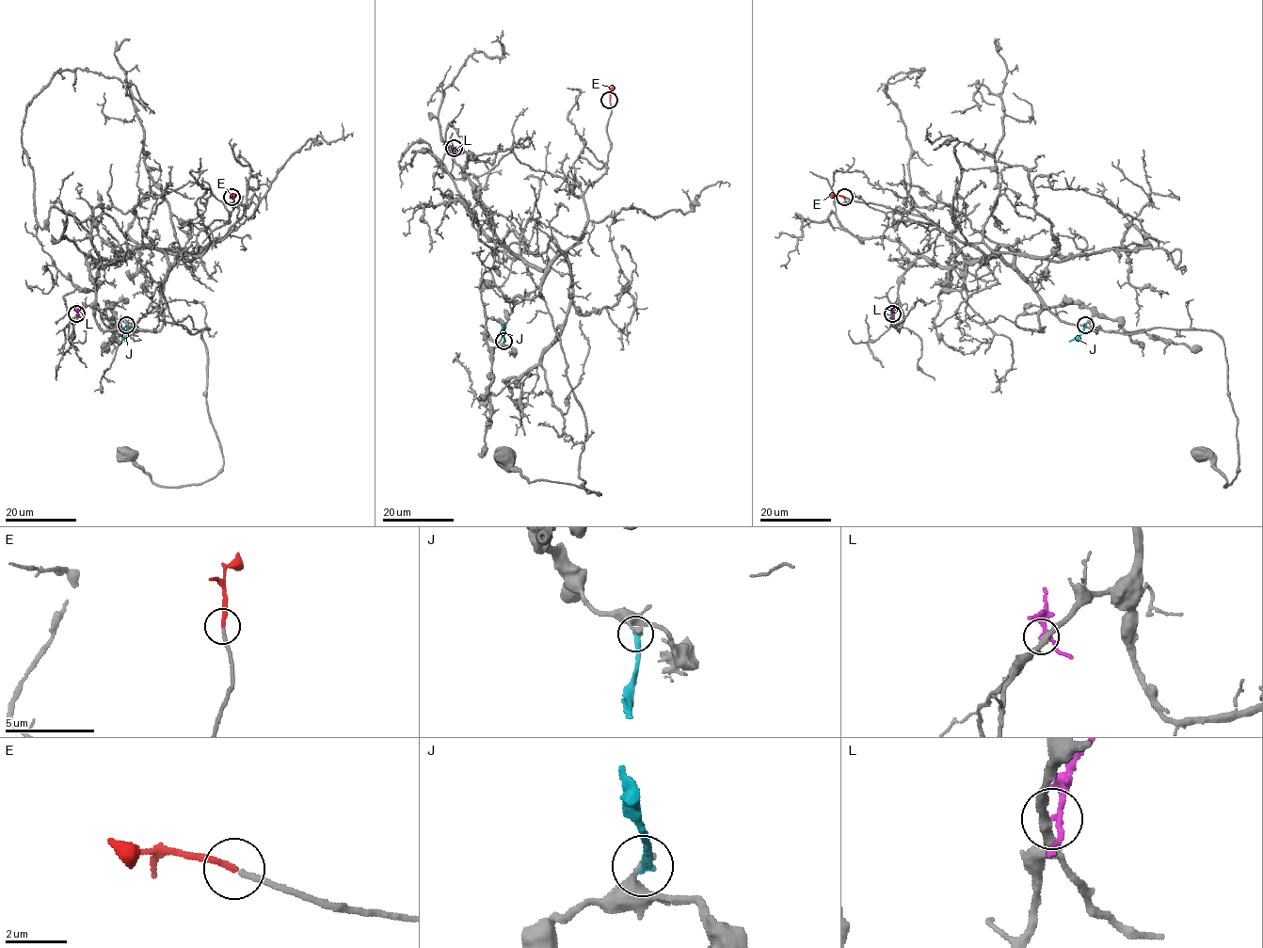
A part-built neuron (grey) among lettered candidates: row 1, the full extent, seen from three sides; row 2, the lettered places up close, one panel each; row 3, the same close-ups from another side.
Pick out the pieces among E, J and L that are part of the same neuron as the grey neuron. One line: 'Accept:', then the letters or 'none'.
Accept: E

